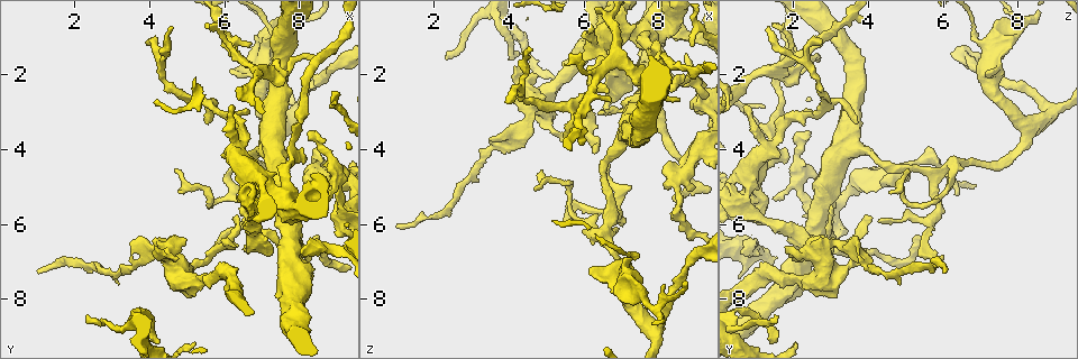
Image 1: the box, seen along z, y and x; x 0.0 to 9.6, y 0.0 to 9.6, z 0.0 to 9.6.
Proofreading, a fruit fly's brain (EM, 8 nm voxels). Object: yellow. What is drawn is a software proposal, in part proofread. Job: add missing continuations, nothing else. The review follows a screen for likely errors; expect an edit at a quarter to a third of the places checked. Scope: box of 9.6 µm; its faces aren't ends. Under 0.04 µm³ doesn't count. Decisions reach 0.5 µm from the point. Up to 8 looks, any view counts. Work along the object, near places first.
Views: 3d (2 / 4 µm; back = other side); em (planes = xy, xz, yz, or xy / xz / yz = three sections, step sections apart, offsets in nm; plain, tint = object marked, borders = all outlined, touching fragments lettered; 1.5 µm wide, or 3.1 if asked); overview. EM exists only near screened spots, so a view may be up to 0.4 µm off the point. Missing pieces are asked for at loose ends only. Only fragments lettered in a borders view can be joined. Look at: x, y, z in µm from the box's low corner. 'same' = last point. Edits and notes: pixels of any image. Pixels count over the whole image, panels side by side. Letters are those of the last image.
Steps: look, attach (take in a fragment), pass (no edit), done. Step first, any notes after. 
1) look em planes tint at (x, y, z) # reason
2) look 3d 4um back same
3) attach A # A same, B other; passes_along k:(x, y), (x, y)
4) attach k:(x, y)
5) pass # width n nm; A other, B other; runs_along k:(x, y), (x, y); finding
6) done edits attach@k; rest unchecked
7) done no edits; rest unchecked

look 3d 4um at (6.30, 5.75, 4.05) # branch stops here

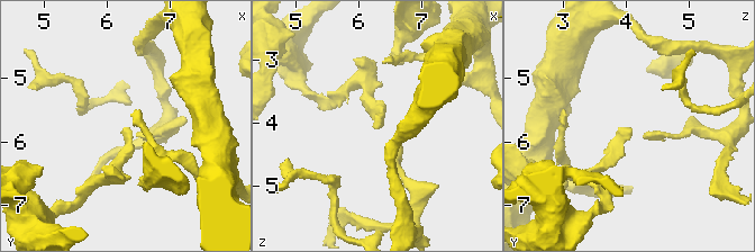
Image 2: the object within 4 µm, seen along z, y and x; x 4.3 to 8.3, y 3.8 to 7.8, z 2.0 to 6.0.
look em xz step 8 tint at (6.25, 5.75, 4.05) # now the EM

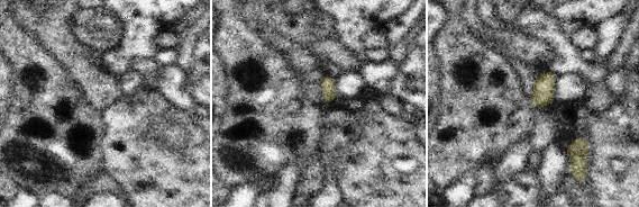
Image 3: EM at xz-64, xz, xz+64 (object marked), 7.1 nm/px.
look em planes borders same # another direction

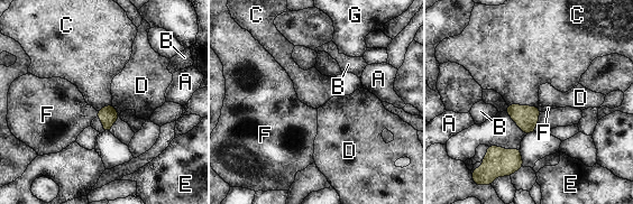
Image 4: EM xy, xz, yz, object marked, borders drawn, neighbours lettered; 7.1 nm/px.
pass # width 130 nm; longest_contact C 220 nm; A other, B other, C other, D other, E other, F other, G other; no lettered fragment goes on from it

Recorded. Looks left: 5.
look 3d 2um at (6.20, 2.80, 0.70)

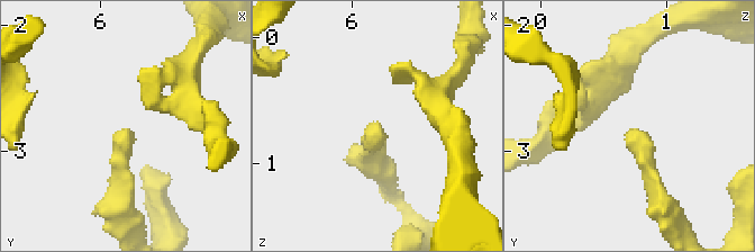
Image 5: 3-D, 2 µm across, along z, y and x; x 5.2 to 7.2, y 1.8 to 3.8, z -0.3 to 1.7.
look em yz step 8 borders at (6.20, 2.80, 0.74) # now the EM

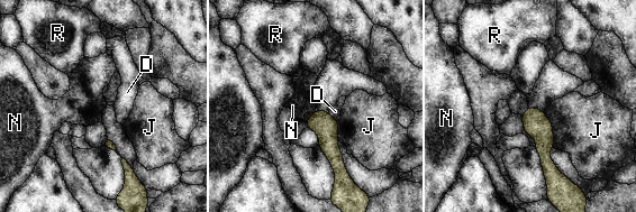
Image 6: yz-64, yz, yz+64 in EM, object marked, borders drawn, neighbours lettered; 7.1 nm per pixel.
pass # D other, J other, N other, R other; border 6:(317, 109), (306, 121); none of them fits

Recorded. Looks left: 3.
look em planes tint at (5.55, 0.65, 1.75) # thin end

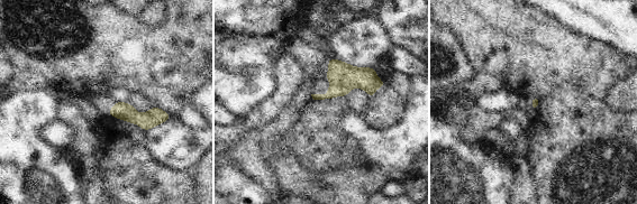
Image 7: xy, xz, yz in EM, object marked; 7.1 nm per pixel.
look em planes borders same

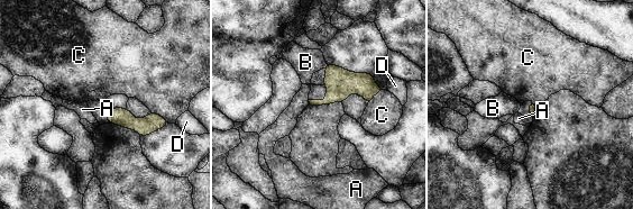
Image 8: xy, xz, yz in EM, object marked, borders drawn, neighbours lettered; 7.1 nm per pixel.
pass # A other, B other, C other, D other; border 8:(383, 89), (375, 93), (367, 105); no lettered fragment goes on from it

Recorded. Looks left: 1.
done no edits; rest unchecked

